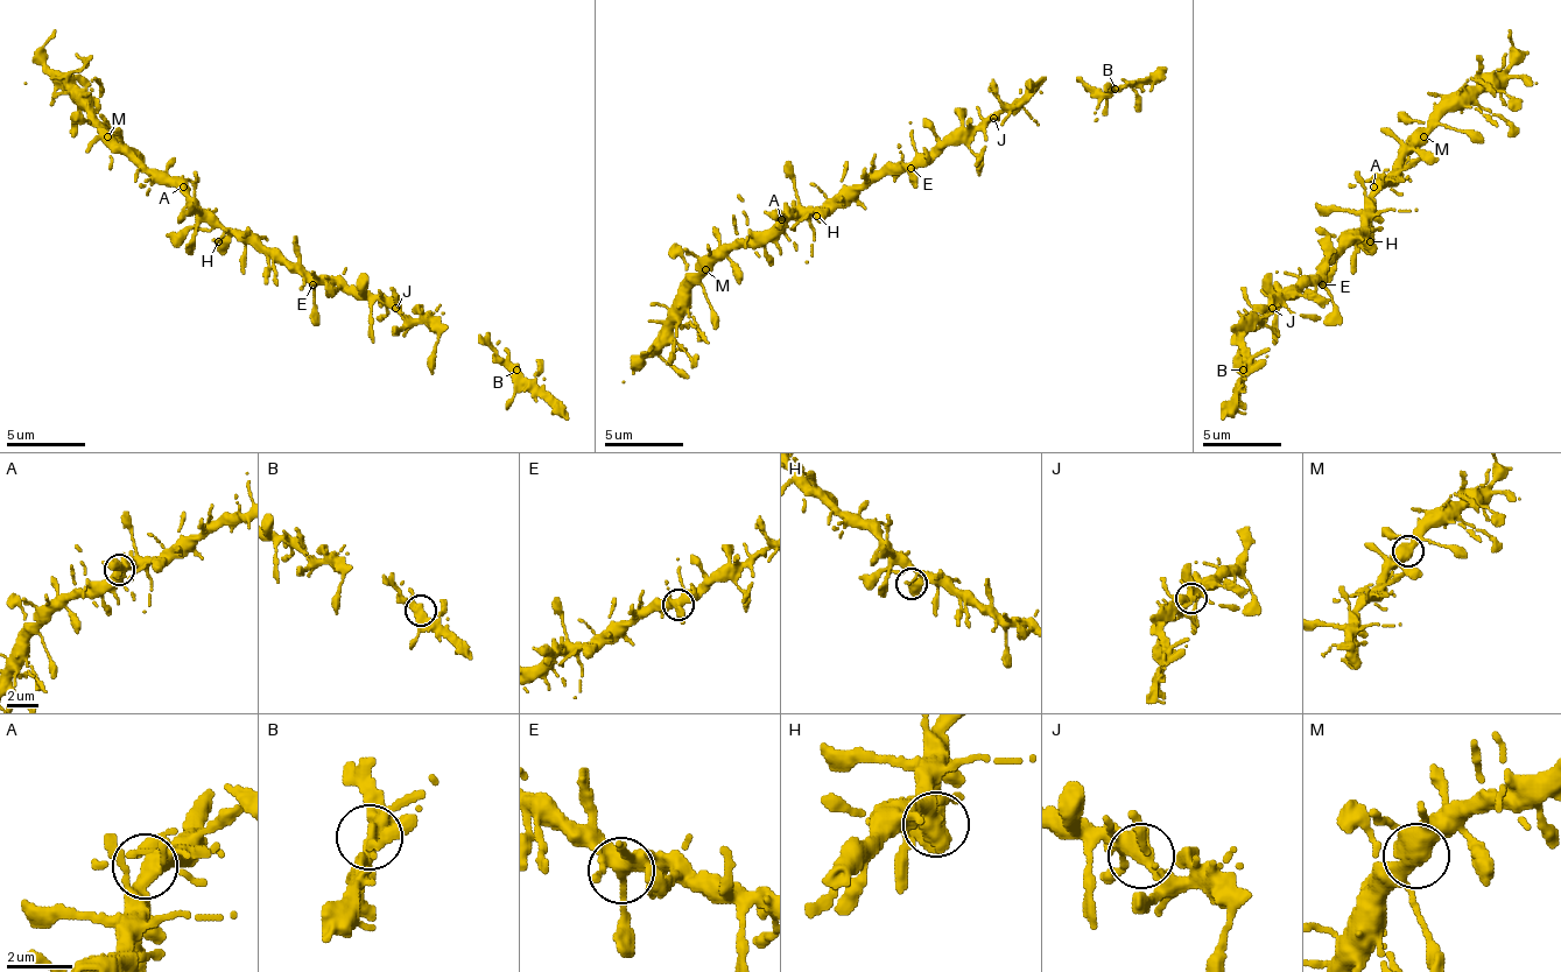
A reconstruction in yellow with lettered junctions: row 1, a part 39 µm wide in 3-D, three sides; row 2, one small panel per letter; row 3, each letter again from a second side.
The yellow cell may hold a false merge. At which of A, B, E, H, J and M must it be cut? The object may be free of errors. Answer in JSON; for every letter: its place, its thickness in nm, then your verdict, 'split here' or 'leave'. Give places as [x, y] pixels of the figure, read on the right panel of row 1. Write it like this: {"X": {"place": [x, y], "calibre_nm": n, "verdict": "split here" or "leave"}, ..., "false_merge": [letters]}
{"A": {"place": [1373, 187], "calibre_nm": 360, "verdict": "leave"}, "B": {"place": [1243, 370], "calibre_nm": 360, "verdict": "leave"}, "E": {"place": [1322, 284], "calibre_nm": 360, "verdict": "leave"}, "H": {"place": [1370, 241], "calibre_nm": 600, "verdict": "leave"}, "J": {"place": [1272, 308], "calibre_nm": 360, "verdict": "leave"}, "M": {"place": [1424, 136], "calibre_nm": 400, "verdict": "leave"}, "false_merge": []}

